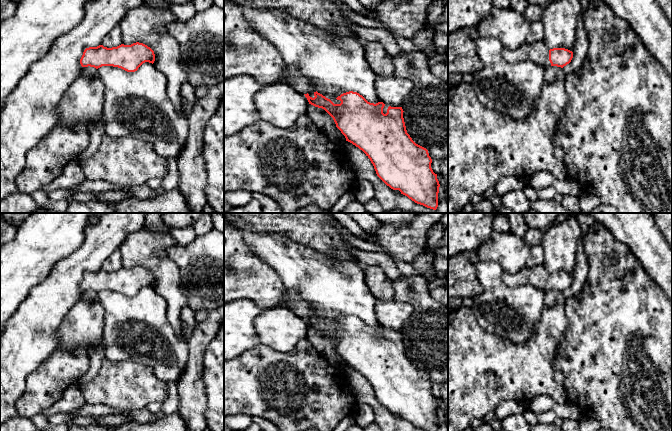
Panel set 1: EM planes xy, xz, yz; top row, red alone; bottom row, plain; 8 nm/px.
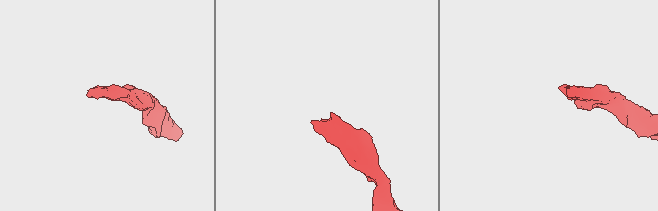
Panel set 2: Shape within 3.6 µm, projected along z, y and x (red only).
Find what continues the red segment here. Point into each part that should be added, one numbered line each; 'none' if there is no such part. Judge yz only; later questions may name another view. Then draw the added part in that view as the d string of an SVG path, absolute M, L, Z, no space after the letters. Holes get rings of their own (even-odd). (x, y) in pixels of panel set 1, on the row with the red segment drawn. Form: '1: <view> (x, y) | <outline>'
1: yz (538, 52) | M543 41L534 43L525 42L514 50L503 48L501 56L511 63L528 60L547 69L551 67L549 50L550 48Z

